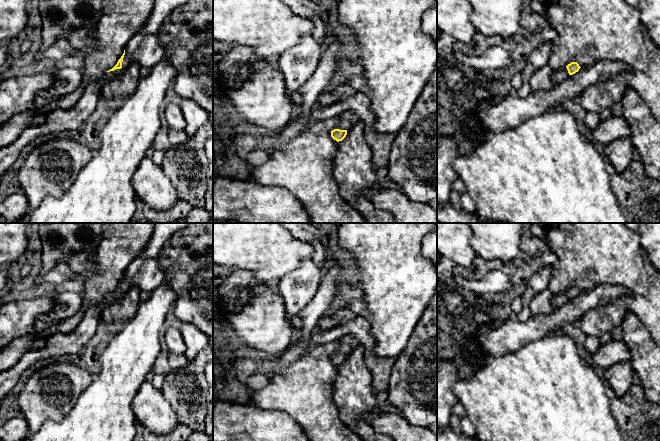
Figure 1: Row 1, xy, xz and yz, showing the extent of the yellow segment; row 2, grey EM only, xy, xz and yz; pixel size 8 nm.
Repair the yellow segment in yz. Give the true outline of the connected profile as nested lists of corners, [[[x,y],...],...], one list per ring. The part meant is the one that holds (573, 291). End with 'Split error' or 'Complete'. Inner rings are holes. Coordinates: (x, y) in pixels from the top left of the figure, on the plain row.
[[[571,286],[565,292],[559,294],[553,294],[552,306],[554,309],[565,305],[570,299],[575,298],[581,291],[577,286]]]. Split error

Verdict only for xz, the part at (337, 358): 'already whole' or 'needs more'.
needs more

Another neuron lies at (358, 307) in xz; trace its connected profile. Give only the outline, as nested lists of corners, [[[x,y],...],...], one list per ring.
[[[354,300],[347,303],[347,308],[353,311],[357,316],[367,318],[369,315],[366,304],[363,300]]]

